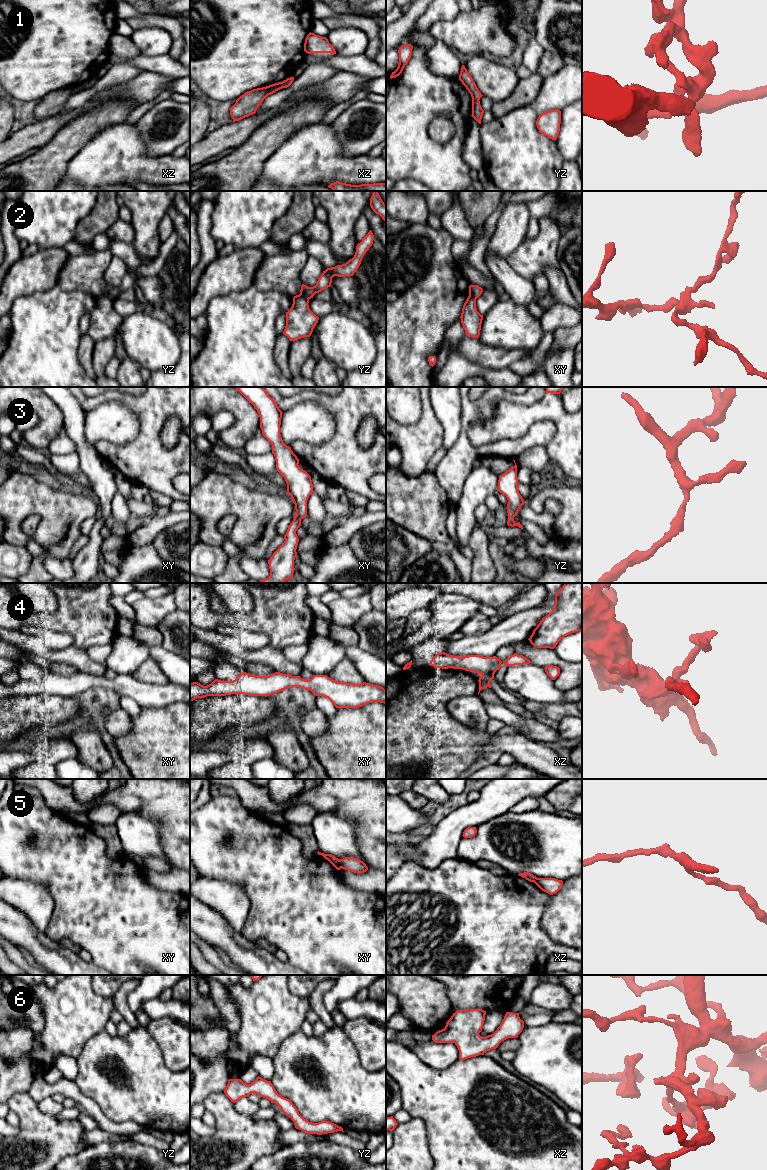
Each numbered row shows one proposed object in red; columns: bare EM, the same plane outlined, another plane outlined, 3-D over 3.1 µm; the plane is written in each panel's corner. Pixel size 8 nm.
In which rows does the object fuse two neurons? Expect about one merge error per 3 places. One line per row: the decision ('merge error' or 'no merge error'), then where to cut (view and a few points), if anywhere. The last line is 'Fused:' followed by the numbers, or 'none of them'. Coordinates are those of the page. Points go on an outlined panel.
1: merge error; cut in xz along (282, 81), (283, 87)
2: merge error; cut in yz along (299, 294), (308, 299)
3: no merge error; no cut
4: no merge error; no cut
5: merge error; cut in xy along (338, 860), (341, 867)
6: no merge error; no cut
Fused: 1, 2, 5

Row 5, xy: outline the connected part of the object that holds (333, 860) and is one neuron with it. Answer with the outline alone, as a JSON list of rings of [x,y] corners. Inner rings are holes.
[[[318,851],[319,855],[322,855],[326,860],[328,860],[337,870],[340,870],[341,869],[341,865],[339,863],[339,859],[336,858],[335,856],[333,855],[330,855],[330,854],[324,854],[324,853],[321,853]]]

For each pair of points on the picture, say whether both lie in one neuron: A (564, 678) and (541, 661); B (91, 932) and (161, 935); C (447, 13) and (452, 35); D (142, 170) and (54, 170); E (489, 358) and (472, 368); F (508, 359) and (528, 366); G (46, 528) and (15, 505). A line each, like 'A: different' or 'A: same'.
A: same
B: same
C: different
D: different
E: different
F: different
G: same

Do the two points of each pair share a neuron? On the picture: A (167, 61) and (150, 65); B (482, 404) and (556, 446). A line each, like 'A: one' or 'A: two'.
A: one
B: two

